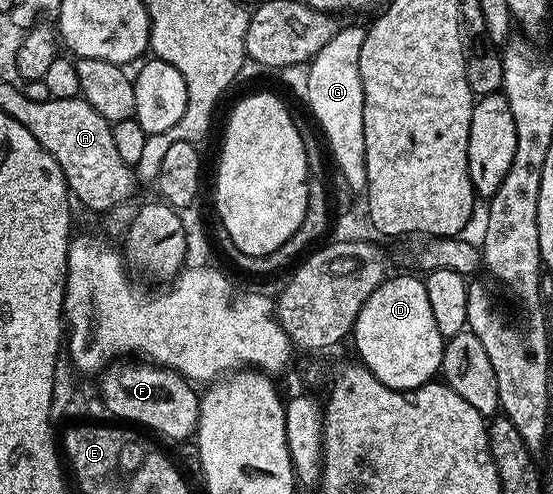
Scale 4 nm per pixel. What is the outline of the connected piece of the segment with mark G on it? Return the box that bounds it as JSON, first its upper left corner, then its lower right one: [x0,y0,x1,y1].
[305,25,366,193]

